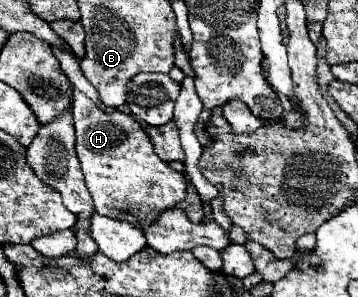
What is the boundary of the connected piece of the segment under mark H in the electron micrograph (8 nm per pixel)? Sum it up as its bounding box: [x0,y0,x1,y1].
[52,47,186,229]

